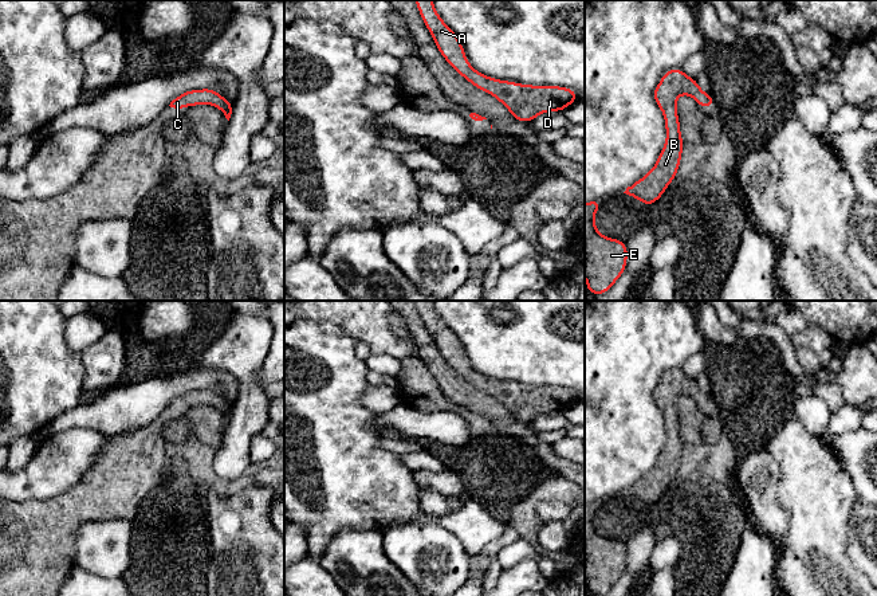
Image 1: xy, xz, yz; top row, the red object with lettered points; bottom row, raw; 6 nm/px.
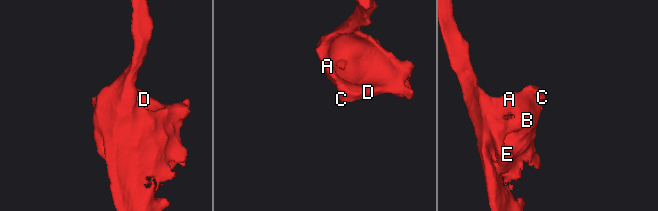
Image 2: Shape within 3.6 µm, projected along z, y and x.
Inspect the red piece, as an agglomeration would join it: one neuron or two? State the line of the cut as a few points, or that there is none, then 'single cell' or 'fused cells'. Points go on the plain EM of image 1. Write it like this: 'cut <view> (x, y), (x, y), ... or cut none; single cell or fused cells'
cut none; single cell

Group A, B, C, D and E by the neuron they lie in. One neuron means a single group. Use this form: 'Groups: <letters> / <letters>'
Groups: A B C D E

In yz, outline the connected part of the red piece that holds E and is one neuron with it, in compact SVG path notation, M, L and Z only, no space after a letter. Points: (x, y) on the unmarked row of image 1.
M601 501L585 503L585 577L586 591L594 596L605 595L625 573L626 544L603 537L595 528L594 517Z

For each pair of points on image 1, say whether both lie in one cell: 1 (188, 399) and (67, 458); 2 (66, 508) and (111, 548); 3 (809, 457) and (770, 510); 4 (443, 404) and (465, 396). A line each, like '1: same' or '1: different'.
1: different
2: different
3: different
4: different

